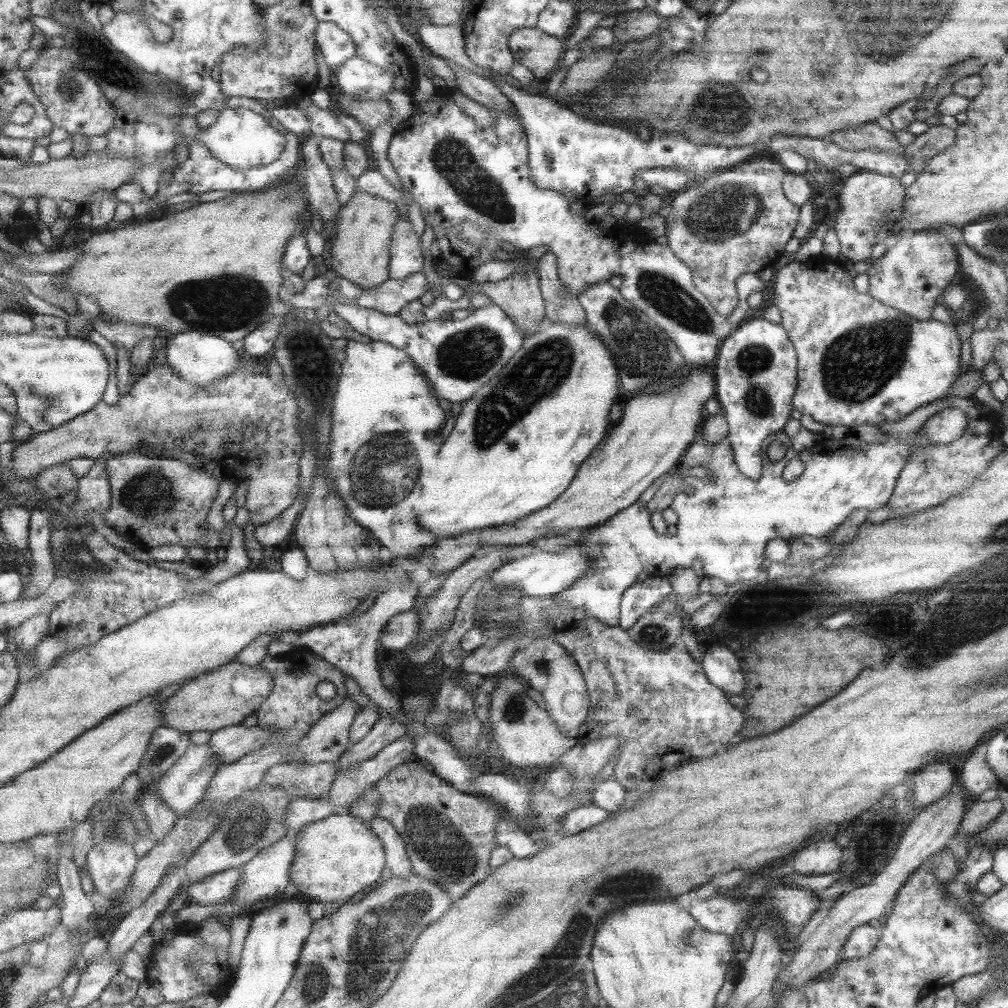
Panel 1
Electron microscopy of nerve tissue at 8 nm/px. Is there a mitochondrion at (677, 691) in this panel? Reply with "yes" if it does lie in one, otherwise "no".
yes

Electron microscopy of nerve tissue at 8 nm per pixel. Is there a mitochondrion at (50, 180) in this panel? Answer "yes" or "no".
no

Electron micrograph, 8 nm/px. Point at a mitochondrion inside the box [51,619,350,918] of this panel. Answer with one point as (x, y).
(250, 824)

